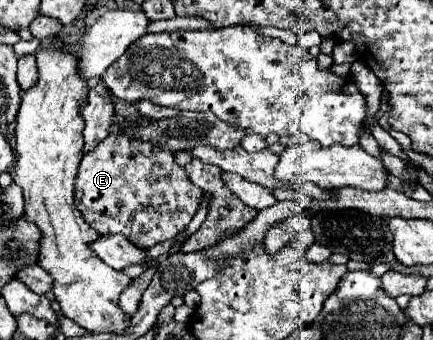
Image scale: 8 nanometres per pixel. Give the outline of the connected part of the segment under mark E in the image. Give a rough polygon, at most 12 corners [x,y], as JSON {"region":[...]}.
{"region":[[115,127],[81,159],[75,201],[101,235],[149,249],[203,191],[171,151]]}

